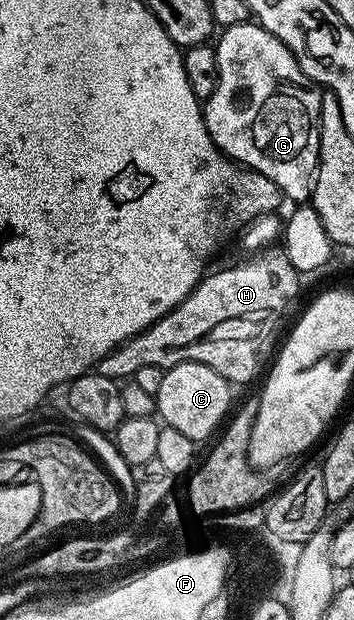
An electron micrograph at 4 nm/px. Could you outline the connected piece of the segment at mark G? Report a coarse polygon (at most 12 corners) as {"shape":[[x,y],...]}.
{"shape":[[257,23],[214,42],[225,157],[310,202],[324,90]]}

